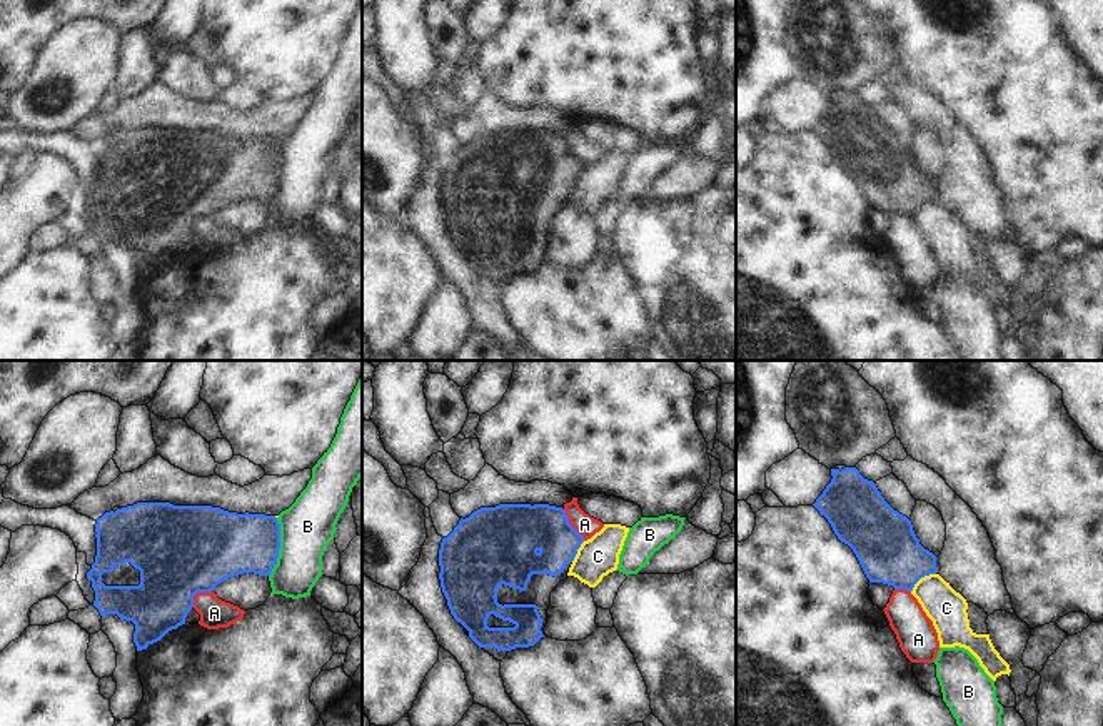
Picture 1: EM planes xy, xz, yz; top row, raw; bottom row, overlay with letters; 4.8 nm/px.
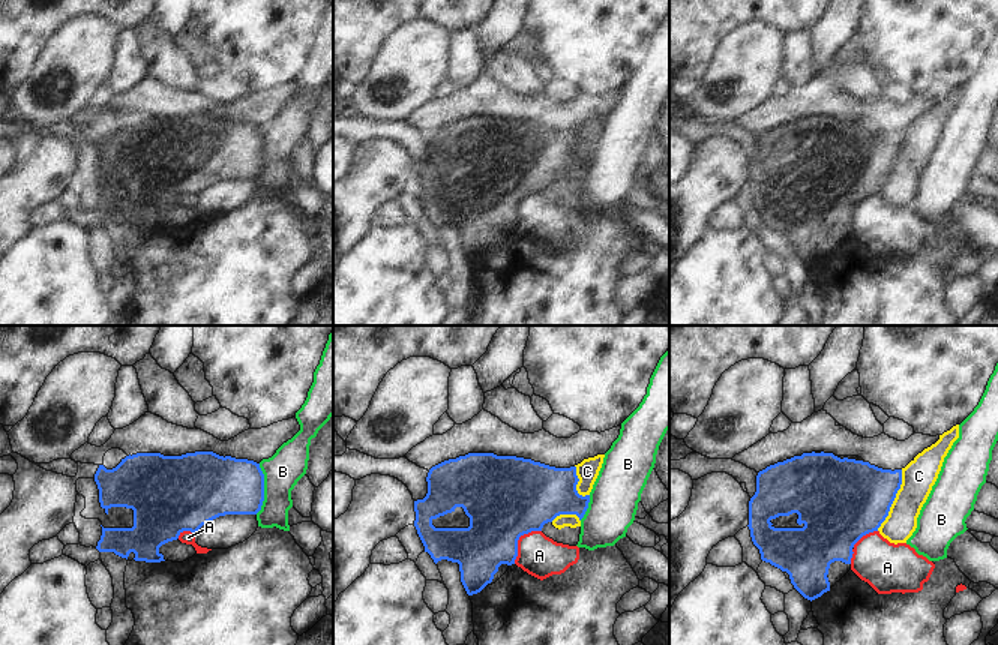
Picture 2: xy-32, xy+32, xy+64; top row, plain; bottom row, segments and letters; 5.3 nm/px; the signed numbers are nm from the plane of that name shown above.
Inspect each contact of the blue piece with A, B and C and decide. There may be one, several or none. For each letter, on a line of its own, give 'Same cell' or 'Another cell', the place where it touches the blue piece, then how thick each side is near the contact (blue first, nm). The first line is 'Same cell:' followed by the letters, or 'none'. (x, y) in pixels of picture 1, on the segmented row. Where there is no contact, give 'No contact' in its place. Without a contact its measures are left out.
Same cell: none
A: Another cell. Touches blue at xz (569, 524). Thickness 260 nm (blue) against 100 nm
B: Another cell. Touches blue at xy (279, 548). Thickness 300 nm (blue) against 260 nm
C: Another cell. Touches blue at yz (921, 576). Thickness 300 nm (blue) against 190 nm

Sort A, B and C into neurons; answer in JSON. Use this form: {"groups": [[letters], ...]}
{"groups": [["A"], ["B"], ["C"]]}

